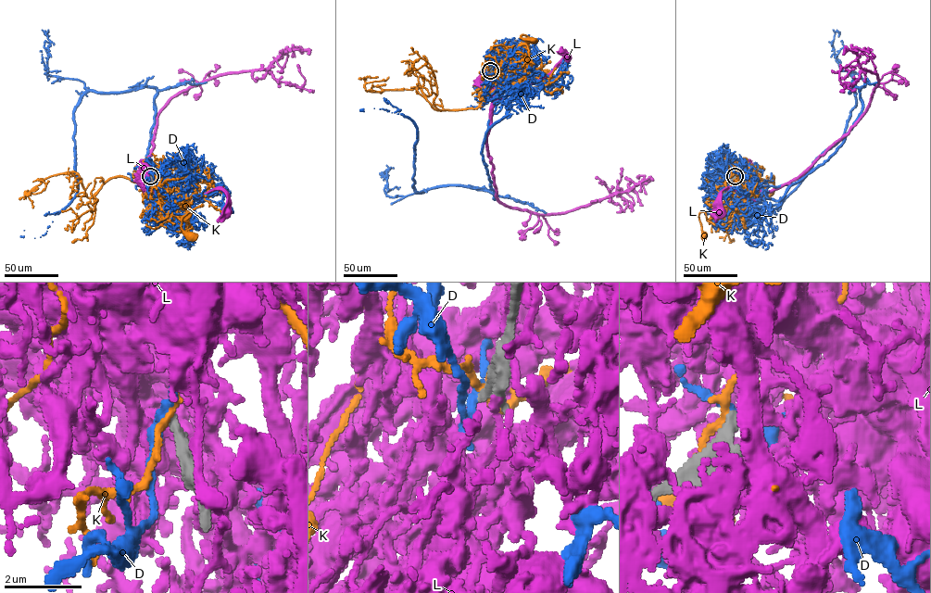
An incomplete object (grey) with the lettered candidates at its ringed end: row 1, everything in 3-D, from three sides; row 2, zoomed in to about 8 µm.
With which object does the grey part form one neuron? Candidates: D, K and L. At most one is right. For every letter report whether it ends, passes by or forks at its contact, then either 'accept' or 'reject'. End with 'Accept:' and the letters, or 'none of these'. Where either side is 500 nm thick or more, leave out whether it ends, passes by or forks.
D: it forks there; reject
K: it passes by; reject
L: it ends there; reject
Accept: none of these

